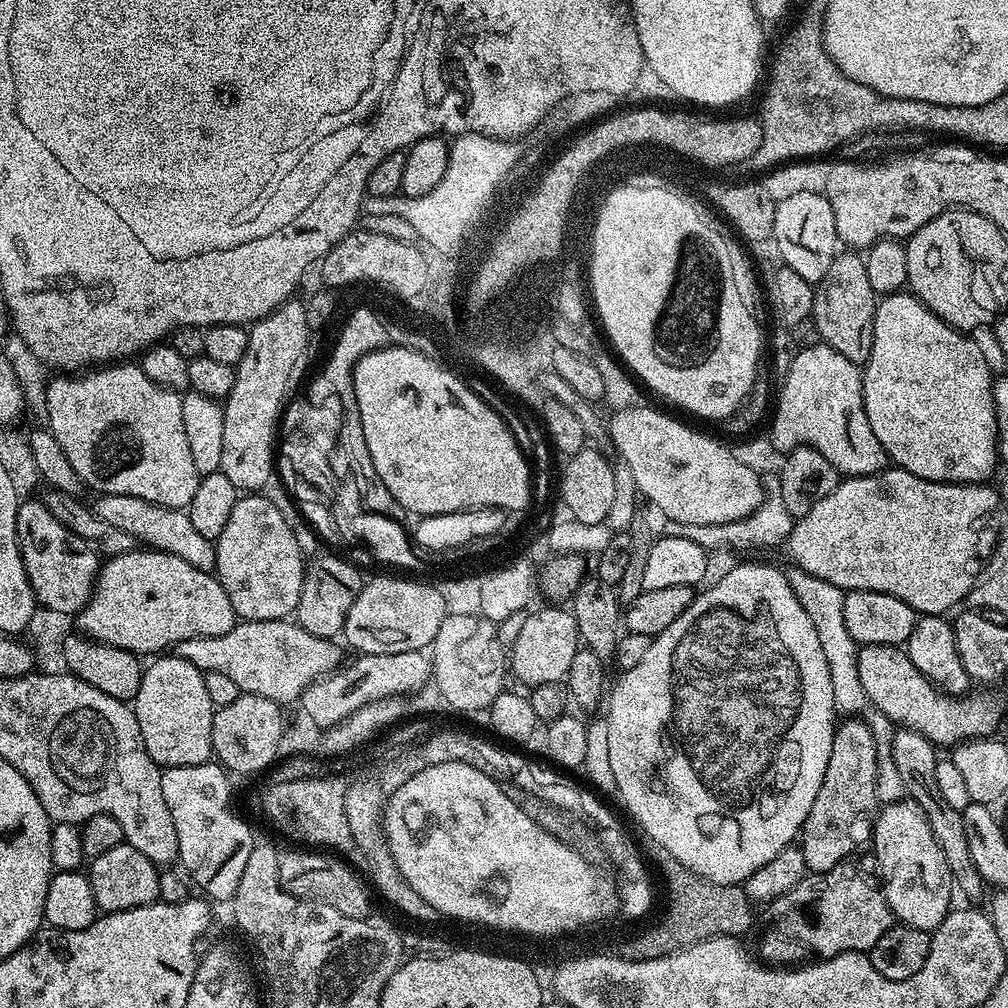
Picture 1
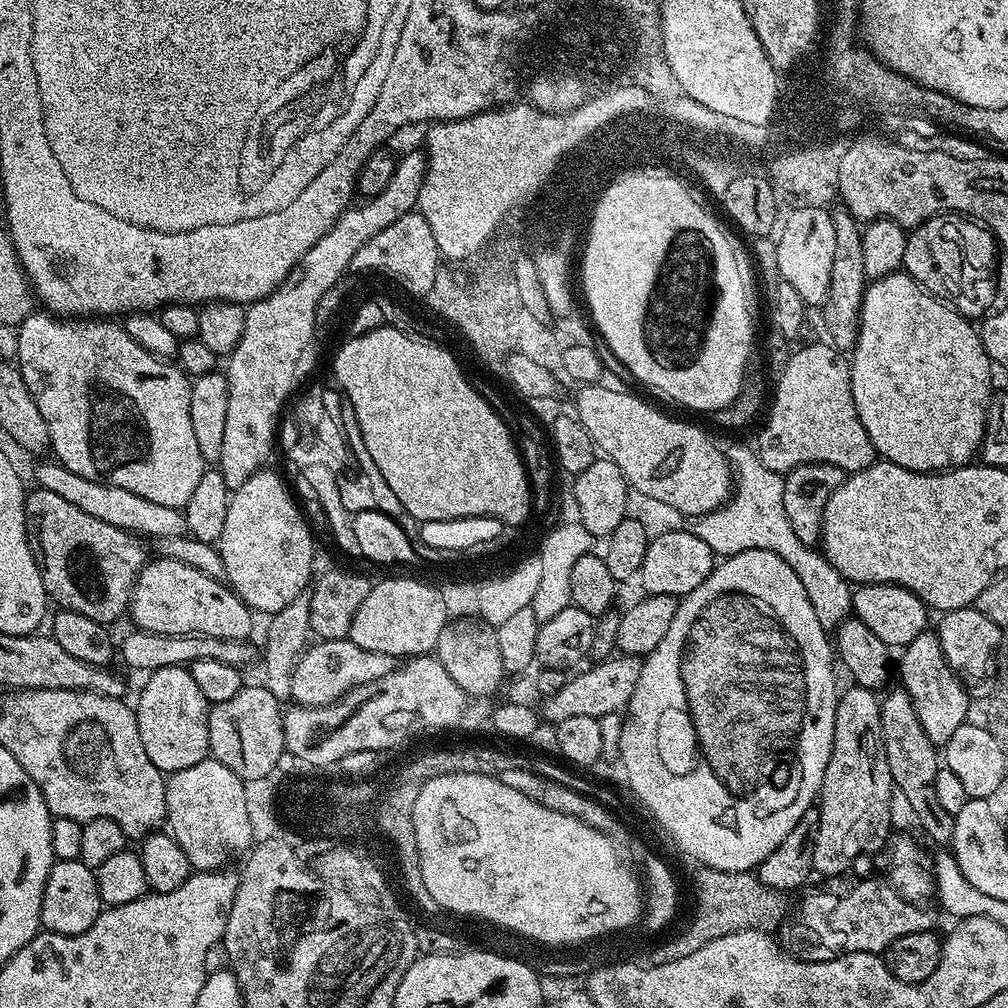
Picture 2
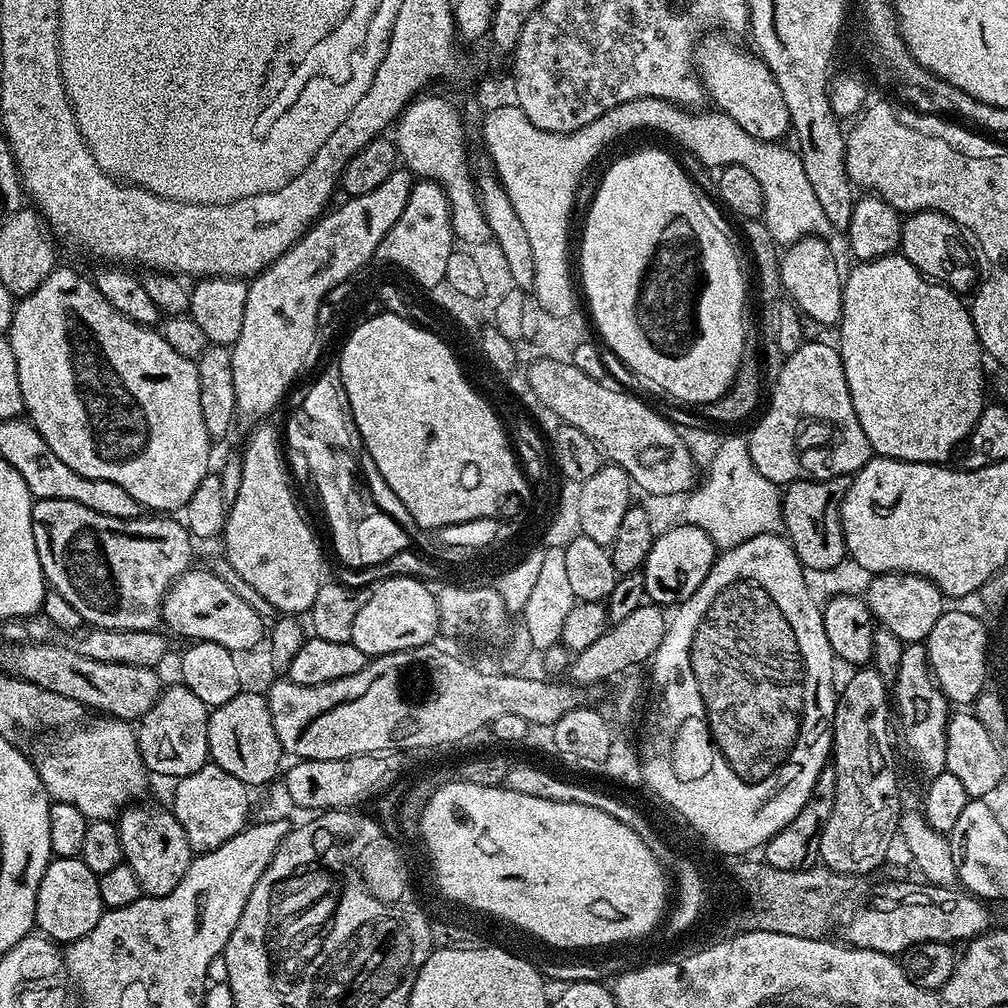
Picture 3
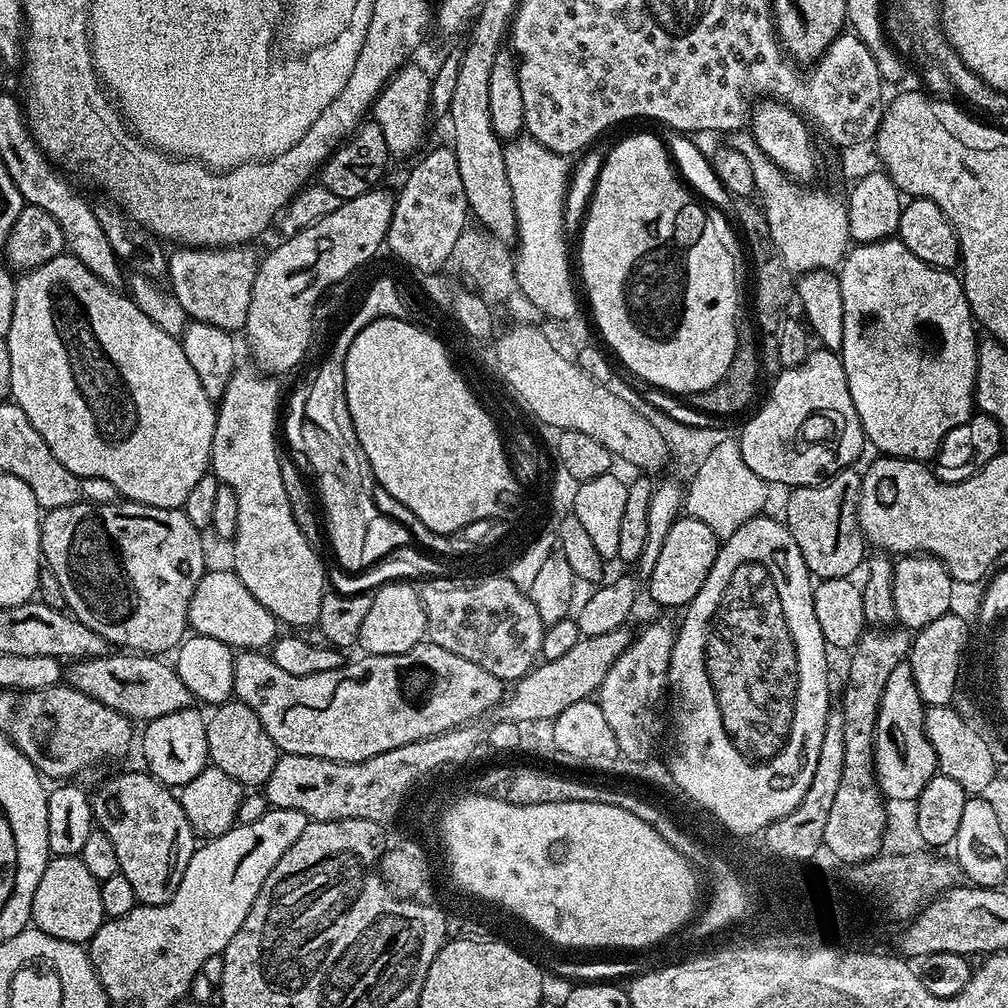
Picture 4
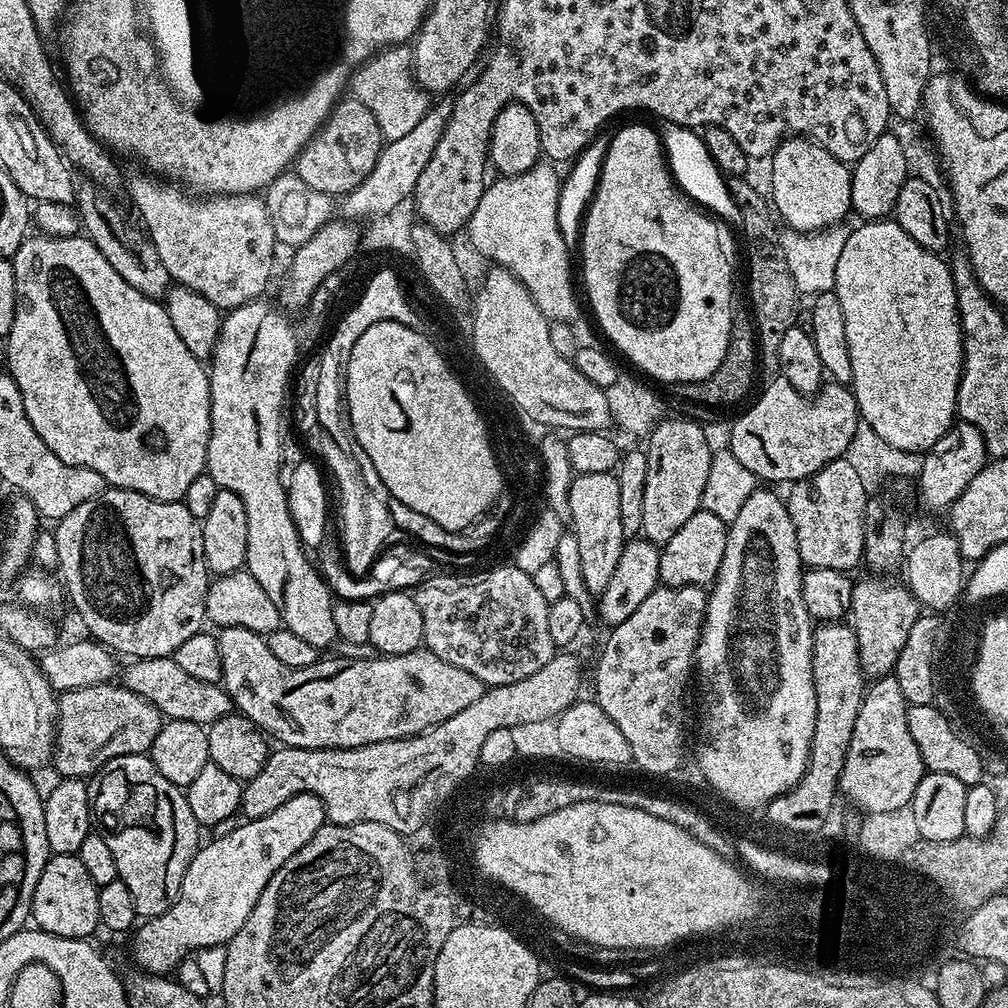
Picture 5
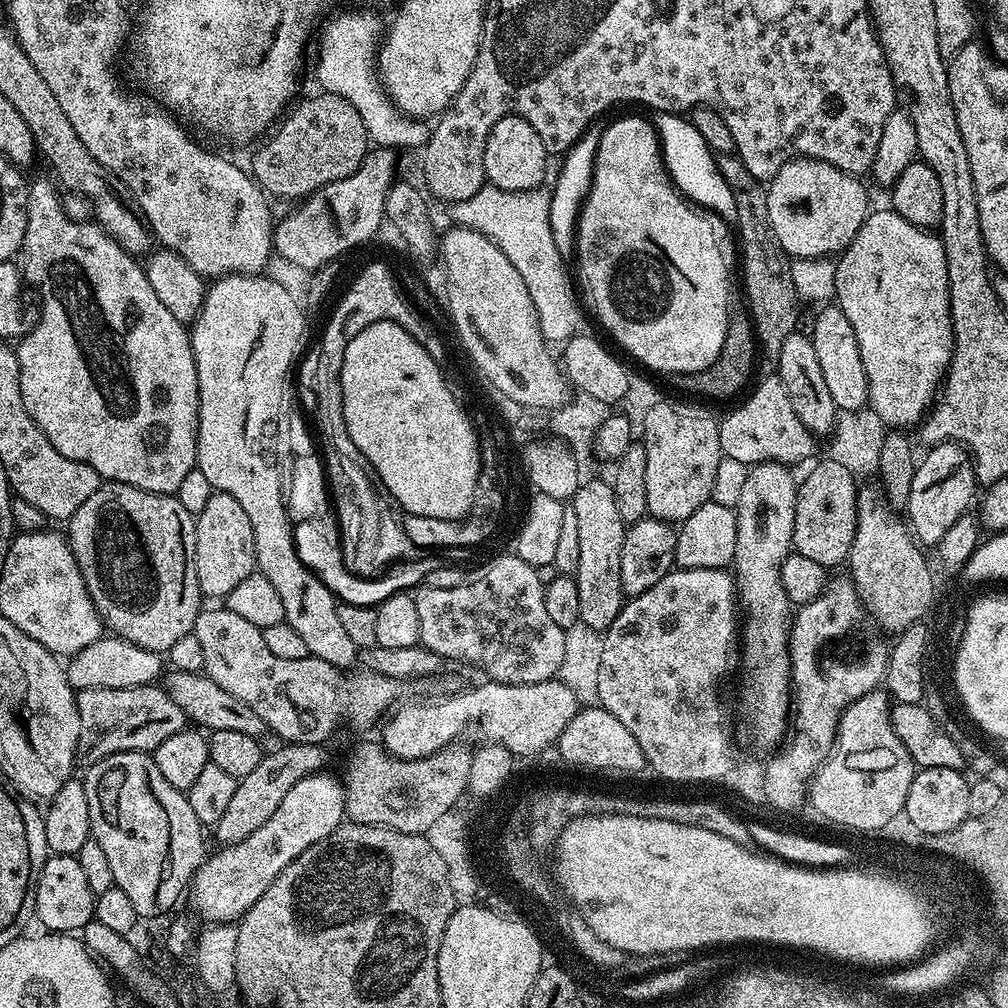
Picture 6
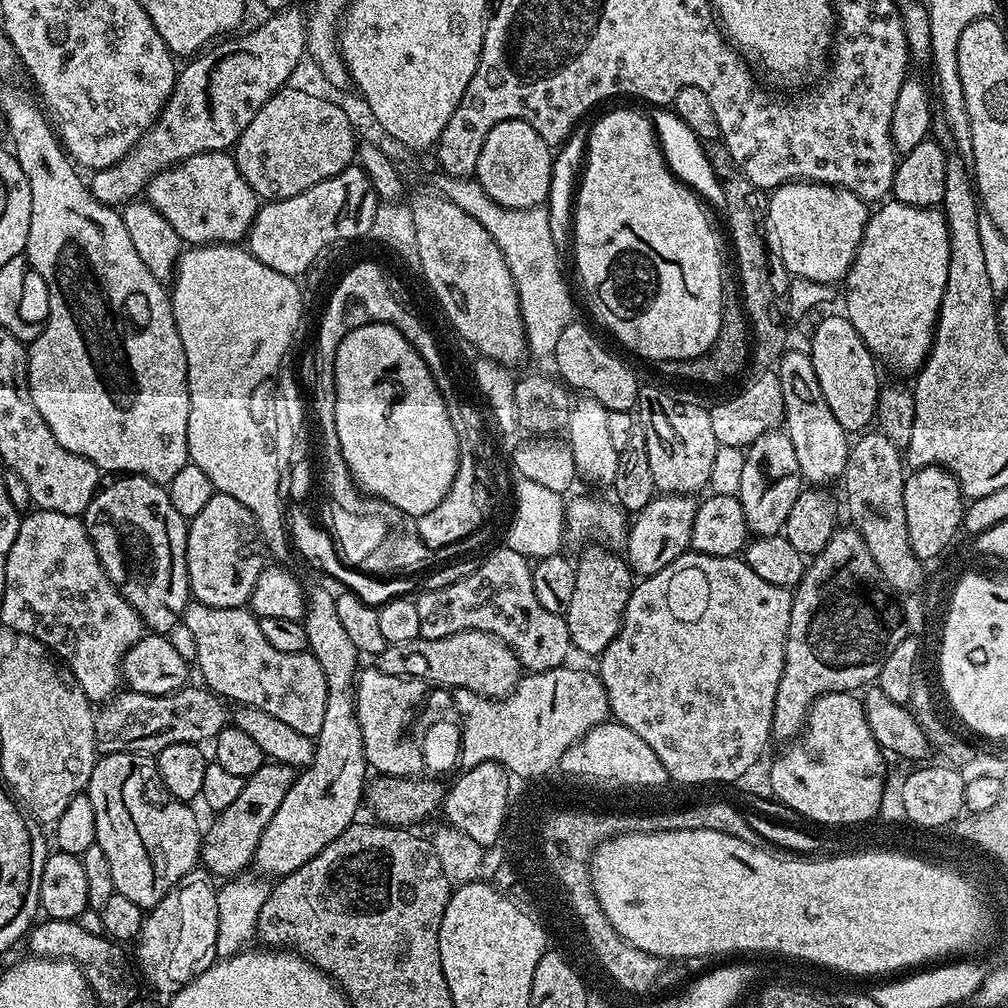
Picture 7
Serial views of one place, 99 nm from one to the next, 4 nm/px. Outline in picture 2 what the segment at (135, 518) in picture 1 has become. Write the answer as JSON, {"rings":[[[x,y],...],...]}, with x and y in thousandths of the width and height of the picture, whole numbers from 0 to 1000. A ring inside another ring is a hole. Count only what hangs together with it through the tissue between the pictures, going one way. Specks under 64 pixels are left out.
{"rings":[[[52,454],[41,455],[37,460],[40,461],[36,464],[35,479],[39,483],[59,490],[60,493],[65,494],[65,498],[77,502],[77,506],[82,506],[84,510],[89,510],[100,518],[109,518],[109,522],[117,522],[140,534],[155,535],[184,531],[183,510],[178,504],[149,498],[149,494],[140,494],[138,490],[129,490],[129,486],[121,486],[121,482],[98,480],[89,474],[81,474],[70,468],[64,460]]]}

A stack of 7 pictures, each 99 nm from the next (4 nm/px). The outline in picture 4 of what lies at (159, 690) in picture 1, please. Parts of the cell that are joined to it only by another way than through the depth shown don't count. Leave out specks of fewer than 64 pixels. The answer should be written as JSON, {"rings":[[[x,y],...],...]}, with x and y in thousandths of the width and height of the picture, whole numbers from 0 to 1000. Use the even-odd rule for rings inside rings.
{"rings":[[[194,700],[173,704],[173,708],[161,708],[161,712],[153,712],[142,719],[145,762],[159,777],[182,780],[188,776],[188,772],[196,772],[196,768],[207,757],[204,710],[197,704]]]}

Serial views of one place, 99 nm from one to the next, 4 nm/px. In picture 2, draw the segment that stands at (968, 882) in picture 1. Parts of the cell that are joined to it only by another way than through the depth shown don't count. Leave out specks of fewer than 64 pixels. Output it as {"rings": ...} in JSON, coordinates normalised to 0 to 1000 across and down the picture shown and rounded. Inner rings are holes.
{"rings":[[[896,681],[888,682],[882,682],[873,690],[875,732],[879,740],[879,756],[883,756],[883,768],[888,785],[899,788],[899,793],[904,796],[907,803],[910,818],[914,822],[917,820],[918,825],[933,837],[931,839],[943,838],[946,812],[938,804],[935,804],[935,796],[931,796],[931,788],[927,784],[931,764],[935,760],[930,739],[923,736],[915,716],[911,716],[911,708],[907,704],[903,688]]]}

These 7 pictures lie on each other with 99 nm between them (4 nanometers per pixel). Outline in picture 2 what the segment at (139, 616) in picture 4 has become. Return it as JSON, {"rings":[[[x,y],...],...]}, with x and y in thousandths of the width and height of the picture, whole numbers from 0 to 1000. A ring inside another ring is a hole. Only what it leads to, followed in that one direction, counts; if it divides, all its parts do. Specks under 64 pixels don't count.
{"rings":[[[36,482],[25,491],[24,515],[36,561],[40,563],[48,594],[61,604],[68,603],[104,621],[126,608],[131,583],[149,555],[148,545],[138,532],[100,518],[59,490]]]}

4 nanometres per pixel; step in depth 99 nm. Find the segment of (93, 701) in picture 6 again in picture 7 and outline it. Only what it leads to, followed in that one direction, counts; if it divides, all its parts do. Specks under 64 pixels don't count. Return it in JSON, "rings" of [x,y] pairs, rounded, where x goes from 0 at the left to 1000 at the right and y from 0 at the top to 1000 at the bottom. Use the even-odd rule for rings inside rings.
{"rings":[[[184,681],[169,688],[141,688],[130,685],[116,686],[109,694],[104,694],[98,699],[94,707],[93,732],[95,733],[96,747],[108,746],[142,746],[154,748],[165,744],[165,740],[174,738],[201,739],[202,734],[209,735],[220,725],[227,721],[228,702],[213,687],[206,686],[201,681]]]}

